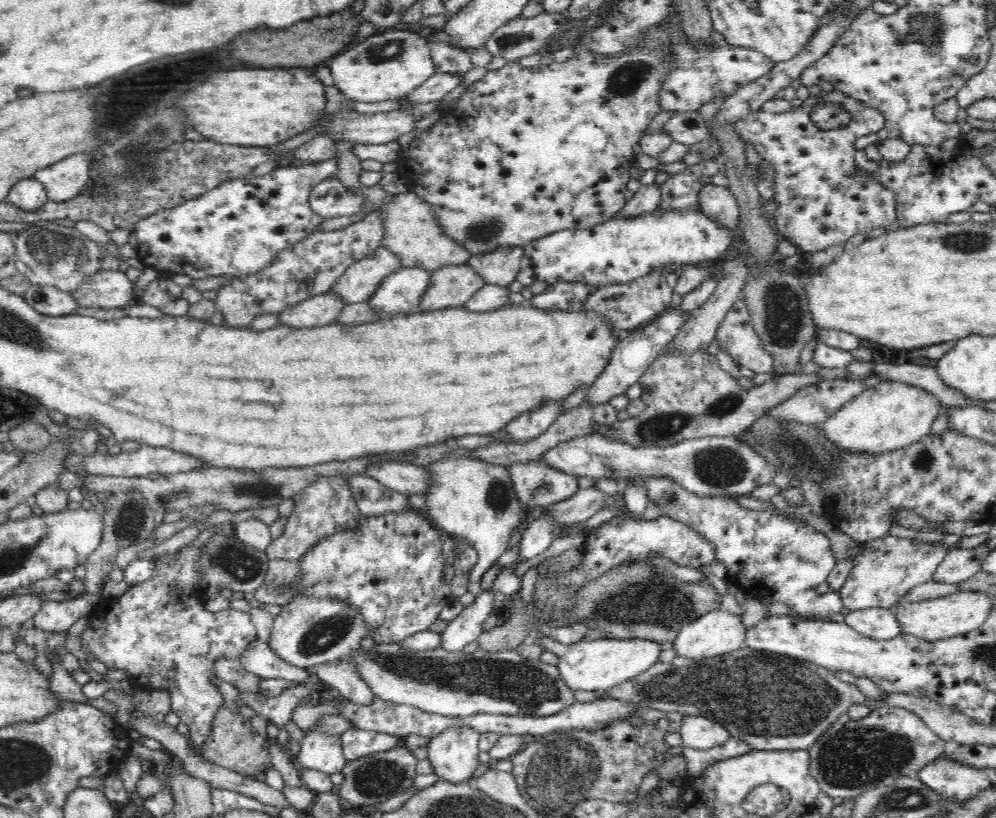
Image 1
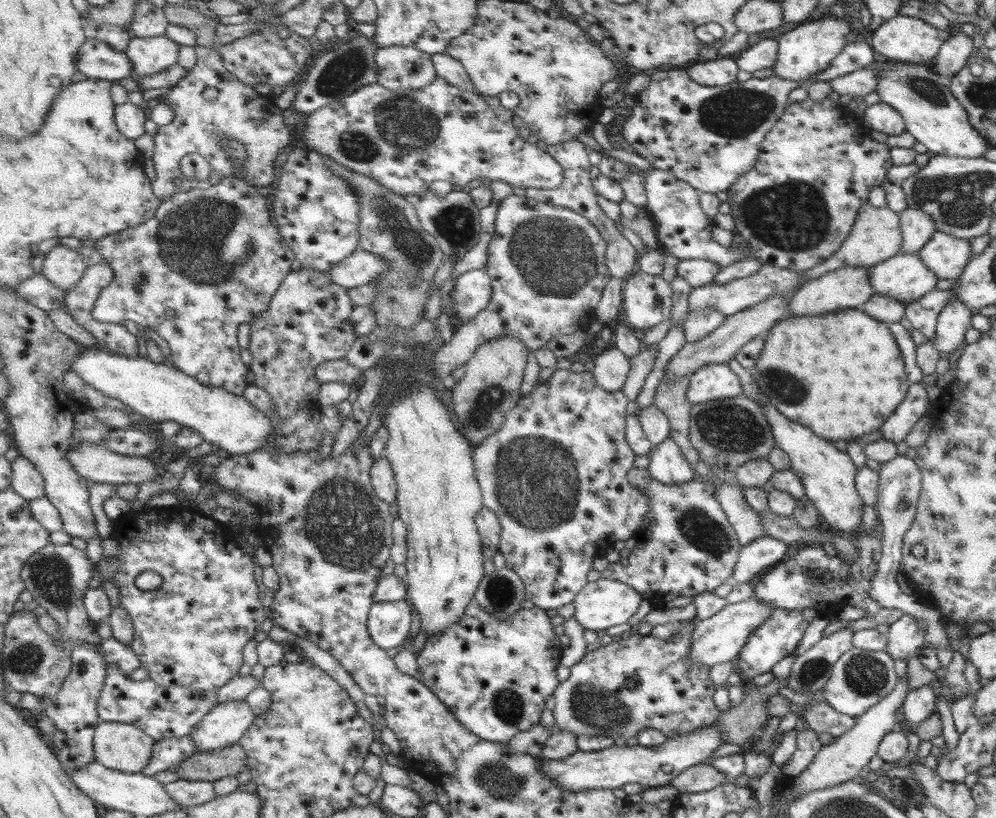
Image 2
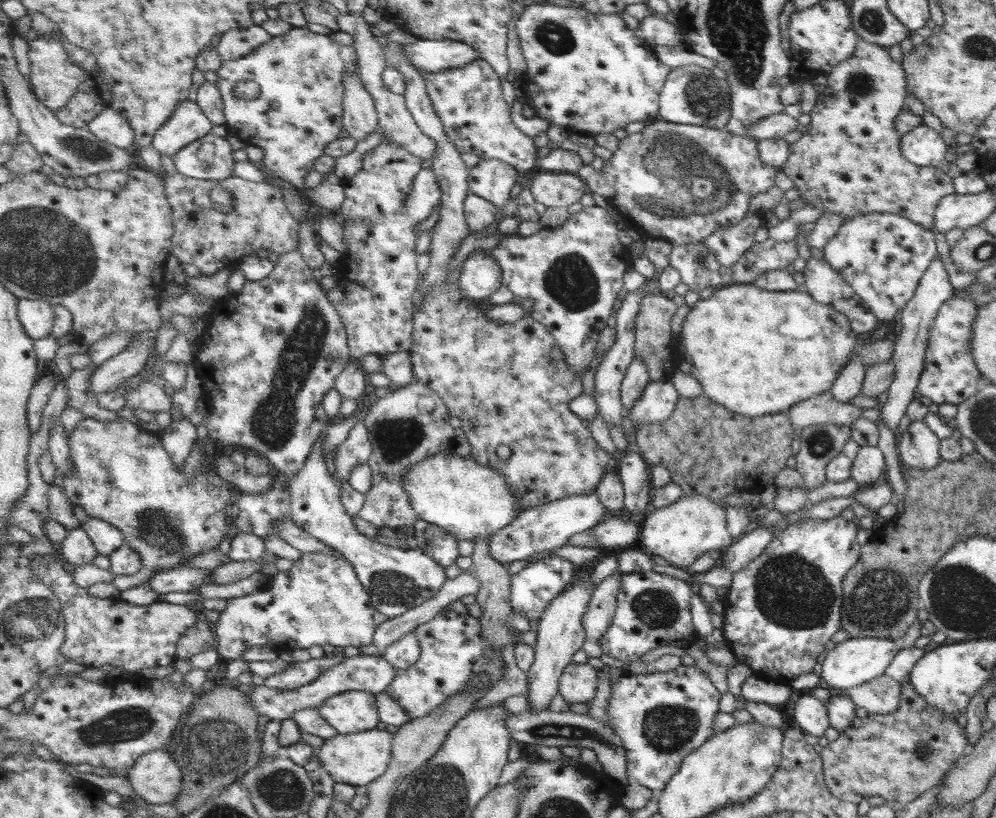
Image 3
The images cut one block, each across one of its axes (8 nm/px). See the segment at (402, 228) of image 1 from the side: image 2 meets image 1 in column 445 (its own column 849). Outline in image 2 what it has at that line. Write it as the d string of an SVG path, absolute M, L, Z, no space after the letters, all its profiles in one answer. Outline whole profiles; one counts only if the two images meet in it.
M868 202L863 203L855 213L855 220L849 235L841 241L839 248L833 252L826 260L815 264L814 267L801 273L803 282L821 276L826 272L837 270L843 267L871 267L873 264L881 263L891 256L898 254L899 247L903 244L901 234L899 234L899 218L895 212L887 207L875 207Z

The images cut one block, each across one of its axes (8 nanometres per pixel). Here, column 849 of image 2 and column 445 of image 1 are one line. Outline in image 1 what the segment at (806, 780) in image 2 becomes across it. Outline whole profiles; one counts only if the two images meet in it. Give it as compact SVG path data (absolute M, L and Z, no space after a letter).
M452 725L427 745L428 757L441 780L464 783L478 766L481 732L466 725Z

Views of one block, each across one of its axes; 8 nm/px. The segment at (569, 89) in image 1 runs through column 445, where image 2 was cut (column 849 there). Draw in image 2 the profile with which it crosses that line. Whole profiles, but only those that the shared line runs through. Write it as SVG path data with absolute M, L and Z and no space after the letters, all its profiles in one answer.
M807 98L788 103L775 125L763 137L754 166L725 190L733 228L746 242L752 256L763 264L793 272L806 271L836 252L841 241L849 235L857 209L867 202L869 190L881 186L885 171L891 165L889 147L869 138L851 108L829 98L819 102Z

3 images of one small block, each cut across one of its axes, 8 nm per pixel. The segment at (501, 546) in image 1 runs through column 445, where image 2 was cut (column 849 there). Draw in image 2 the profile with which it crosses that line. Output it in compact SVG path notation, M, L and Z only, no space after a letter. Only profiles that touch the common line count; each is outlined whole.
M759 391L760 410L771 428L775 445L789 460L789 471L793 472L804 489L805 497L812 503L815 511L832 527L833 531L850 536L861 531L861 500L854 490L856 467L847 454L833 447L833 442L819 438L802 424L789 420L769 403L769 399Z

